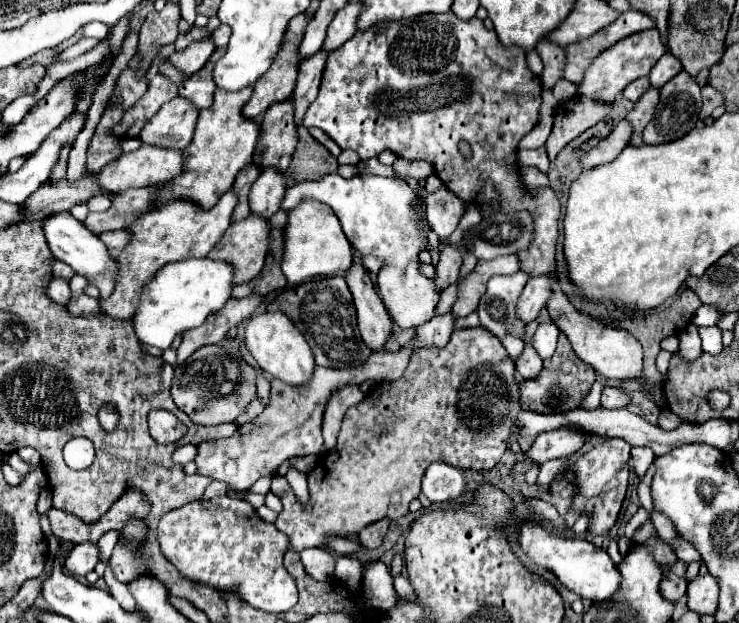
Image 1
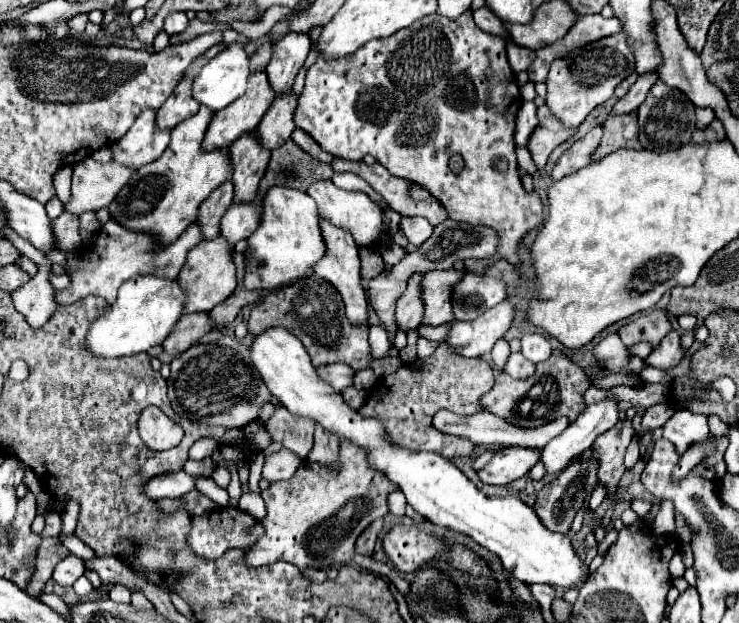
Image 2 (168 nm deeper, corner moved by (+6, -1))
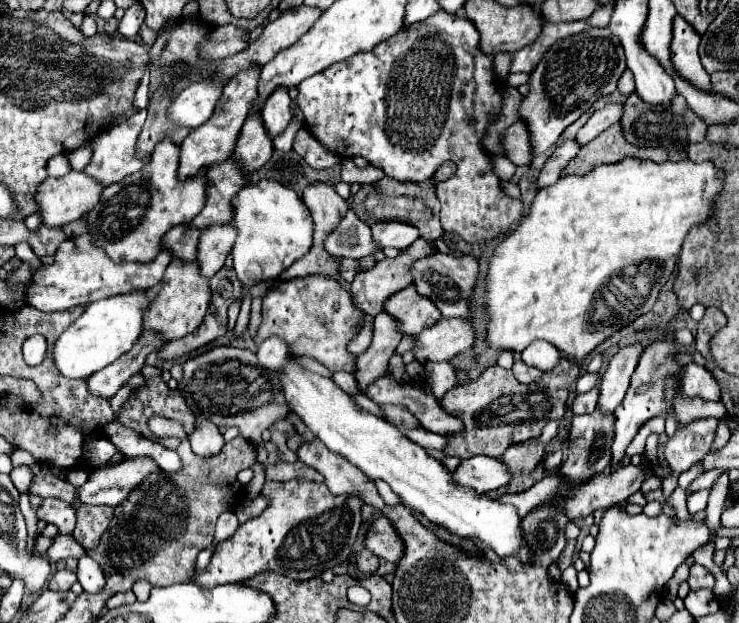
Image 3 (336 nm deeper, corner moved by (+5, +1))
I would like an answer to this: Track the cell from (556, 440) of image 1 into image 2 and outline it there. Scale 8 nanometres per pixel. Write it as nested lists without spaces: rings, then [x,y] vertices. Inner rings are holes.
[[[506,447],[494,453],[490,463],[478,471],[478,477],[486,485],[508,485],[524,477],[540,461],[538,449]]]

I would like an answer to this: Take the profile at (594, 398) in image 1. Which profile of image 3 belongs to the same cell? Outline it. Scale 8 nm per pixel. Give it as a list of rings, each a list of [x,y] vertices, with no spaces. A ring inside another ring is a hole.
[[[689,363],[683,367],[683,375],[681,375],[681,391],[687,395],[687,397],[703,397],[707,401],[719,401],[721,396],[720,388],[715,381],[715,377],[701,365],[697,363]]]

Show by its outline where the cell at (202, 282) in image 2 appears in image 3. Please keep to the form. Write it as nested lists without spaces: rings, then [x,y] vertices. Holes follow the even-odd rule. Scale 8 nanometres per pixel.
[[[175,257],[167,267],[165,279],[159,285],[151,287],[151,309],[147,311],[145,329],[155,329],[157,333],[163,333],[167,341],[193,333],[201,325],[203,317],[207,315],[209,303],[211,303],[209,277],[201,275],[199,263],[179,261],[179,257]]]

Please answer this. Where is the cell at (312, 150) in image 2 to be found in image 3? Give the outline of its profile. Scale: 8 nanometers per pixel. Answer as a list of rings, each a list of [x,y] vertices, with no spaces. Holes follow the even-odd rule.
[[[301,127],[295,141],[293,141],[293,149],[313,167],[313,169],[329,169],[335,163],[339,163],[339,157],[327,149],[323,149],[319,145],[319,141],[315,141],[315,137],[311,137],[311,133]]]

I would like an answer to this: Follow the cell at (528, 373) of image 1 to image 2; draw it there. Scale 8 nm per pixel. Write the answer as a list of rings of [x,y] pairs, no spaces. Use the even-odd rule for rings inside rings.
[[[512,353],[504,371],[508,375],[512,375],[514,379],[528,379],[530,375],[534,375],[534,363],[530,363],[528,359],[524,359],[522,353]]]

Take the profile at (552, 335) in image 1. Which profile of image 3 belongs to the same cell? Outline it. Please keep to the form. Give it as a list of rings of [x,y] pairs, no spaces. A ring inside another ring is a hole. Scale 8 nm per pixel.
[[[537,339],[531,345],[527,345],[521,355],[523,355],[523,363],[537,367],[541,371],[553,369],[557,365],[557,361],[561,359],[561,353],[551,343],[547,343],[543,339]]]

